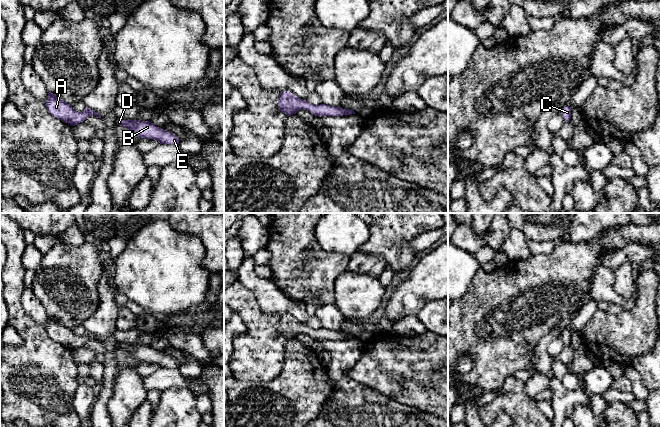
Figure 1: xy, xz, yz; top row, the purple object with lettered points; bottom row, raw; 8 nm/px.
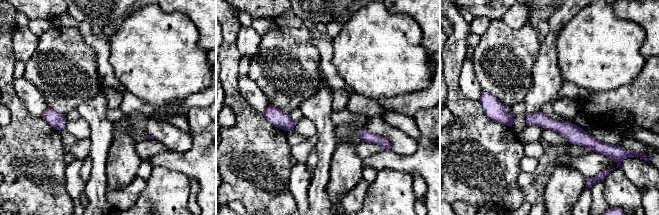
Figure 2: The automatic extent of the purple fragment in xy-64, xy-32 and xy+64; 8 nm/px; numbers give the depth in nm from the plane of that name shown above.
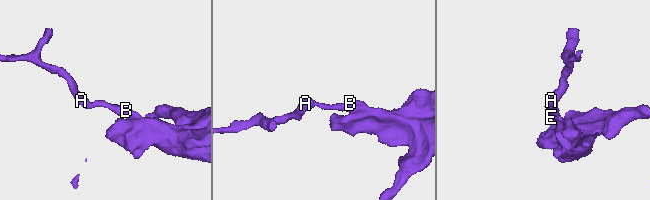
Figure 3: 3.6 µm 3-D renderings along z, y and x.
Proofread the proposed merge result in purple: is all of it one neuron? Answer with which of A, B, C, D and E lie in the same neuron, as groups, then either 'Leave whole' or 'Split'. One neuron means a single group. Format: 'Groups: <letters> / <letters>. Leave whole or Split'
Groups: A B C D E. Leave whole

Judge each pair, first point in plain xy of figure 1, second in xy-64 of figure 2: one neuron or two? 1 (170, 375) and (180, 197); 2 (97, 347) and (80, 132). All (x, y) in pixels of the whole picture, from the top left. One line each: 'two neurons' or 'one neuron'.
1: two neurons
2: one neuron

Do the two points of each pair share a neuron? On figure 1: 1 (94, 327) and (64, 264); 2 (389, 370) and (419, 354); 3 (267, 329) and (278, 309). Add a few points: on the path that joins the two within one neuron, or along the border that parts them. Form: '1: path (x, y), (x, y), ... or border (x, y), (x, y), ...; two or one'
1: border (98, 294), (97, 309), (82, 323); two
2: path (396, 367), (401, 367), (412, 359); one
3: border (257, 300), (260, 308), (266, 314), (279, 317); two

